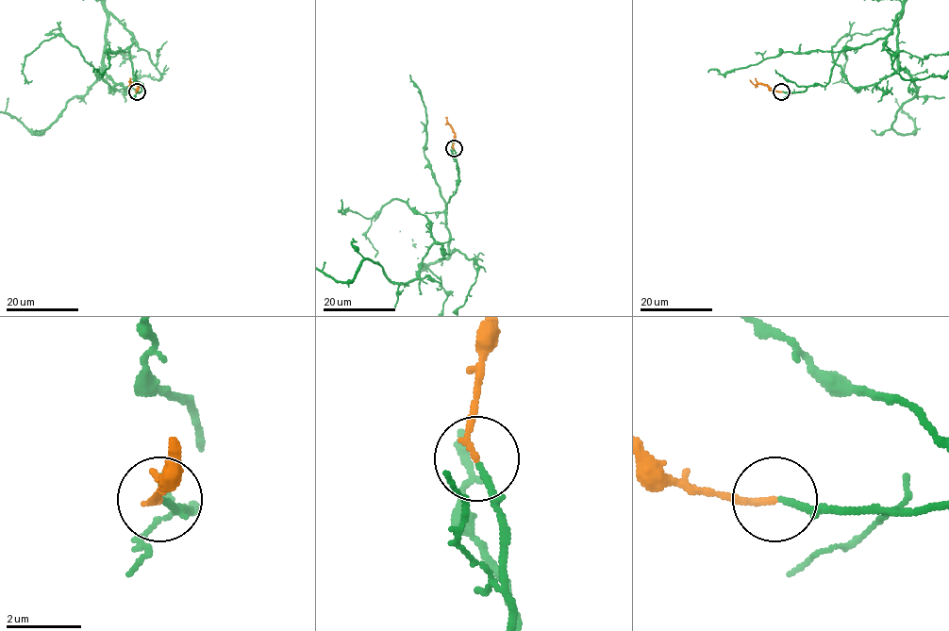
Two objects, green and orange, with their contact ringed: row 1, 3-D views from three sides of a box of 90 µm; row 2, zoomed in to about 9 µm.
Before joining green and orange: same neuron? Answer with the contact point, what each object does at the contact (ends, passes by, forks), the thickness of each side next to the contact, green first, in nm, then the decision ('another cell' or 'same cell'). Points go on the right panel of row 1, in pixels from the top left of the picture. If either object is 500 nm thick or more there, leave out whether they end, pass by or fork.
place (781, 91); green ends; orange ends; calibres 170 and 160 nm; same cell

